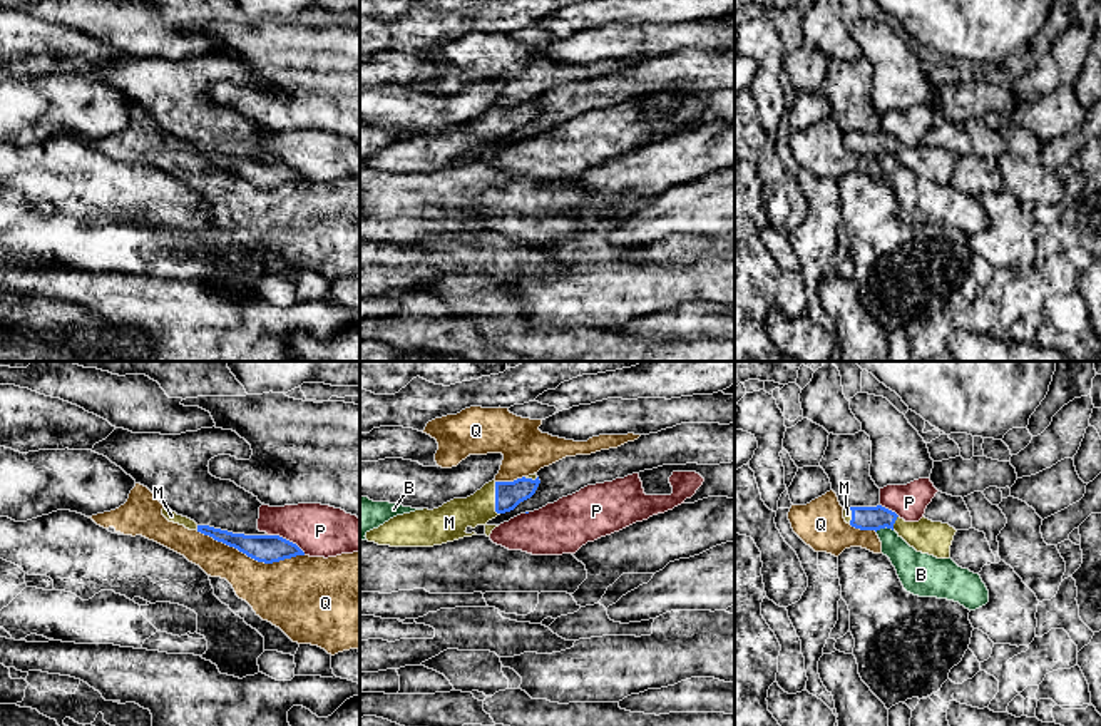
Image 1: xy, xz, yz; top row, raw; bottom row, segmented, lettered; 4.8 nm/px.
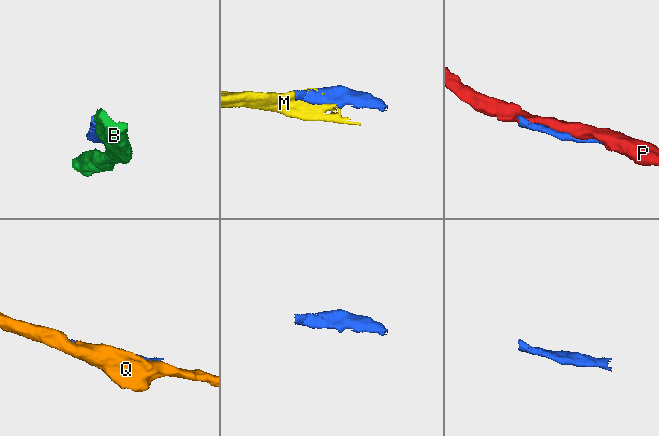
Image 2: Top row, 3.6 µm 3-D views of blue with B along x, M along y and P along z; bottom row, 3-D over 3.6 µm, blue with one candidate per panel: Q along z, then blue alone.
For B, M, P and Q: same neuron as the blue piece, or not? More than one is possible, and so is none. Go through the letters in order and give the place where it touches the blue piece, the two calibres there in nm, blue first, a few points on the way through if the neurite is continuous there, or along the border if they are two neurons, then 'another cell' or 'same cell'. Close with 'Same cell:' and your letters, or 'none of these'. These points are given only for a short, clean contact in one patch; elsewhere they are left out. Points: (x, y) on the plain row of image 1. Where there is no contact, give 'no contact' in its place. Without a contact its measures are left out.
B: contact yz (884, 153); calibres 110 and 170 nm; another cell
M: contact xz (496, 124); calibres 130 and 170 nm; same cell
P: contact xy (285, 164); calibres 140 and 260 nm; another cell
Q: contact xy (250, 181); calibres 140 and 320 nm; another cell
Same cell: M

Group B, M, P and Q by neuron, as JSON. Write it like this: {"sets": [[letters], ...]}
{"sets": [["B"], ["M"], ["P"], ["Q"]]}

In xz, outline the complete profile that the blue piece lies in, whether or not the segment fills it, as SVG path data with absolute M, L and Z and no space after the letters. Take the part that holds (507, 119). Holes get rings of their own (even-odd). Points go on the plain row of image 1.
M535 99L514 107L492 105L467 124L453 124L433 135L423 134L397 141L378 154L366 157L365 162L378 171L433 172L477 161L475 157L465 157L477 151L484 151L489 162L499 151L489 151L487 147L530 124L539 109Z

